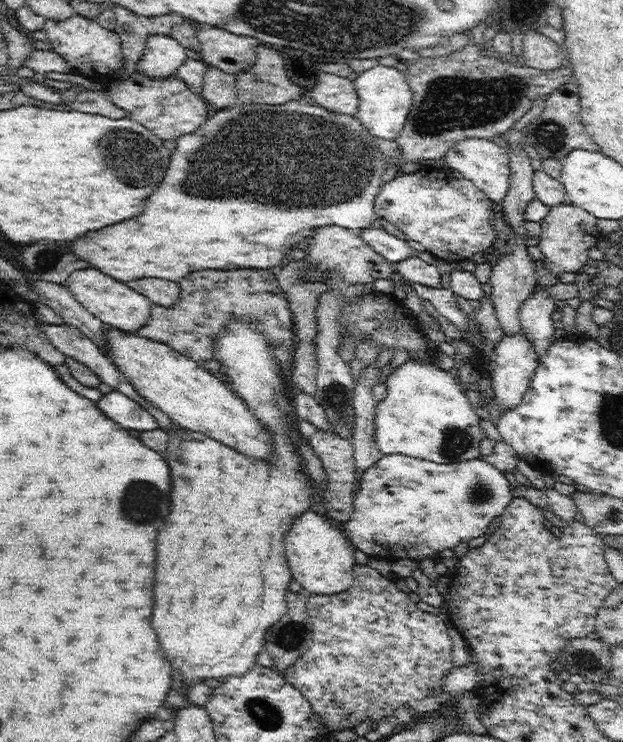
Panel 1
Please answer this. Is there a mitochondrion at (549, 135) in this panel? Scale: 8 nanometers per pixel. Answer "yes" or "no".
yes

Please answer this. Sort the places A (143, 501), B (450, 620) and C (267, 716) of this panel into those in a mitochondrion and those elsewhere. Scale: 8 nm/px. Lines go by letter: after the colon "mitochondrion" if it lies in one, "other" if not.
A: mitochondrion
B: other
C: mitochondrion

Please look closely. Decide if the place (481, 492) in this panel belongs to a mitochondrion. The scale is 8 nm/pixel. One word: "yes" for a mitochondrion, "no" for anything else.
yes

